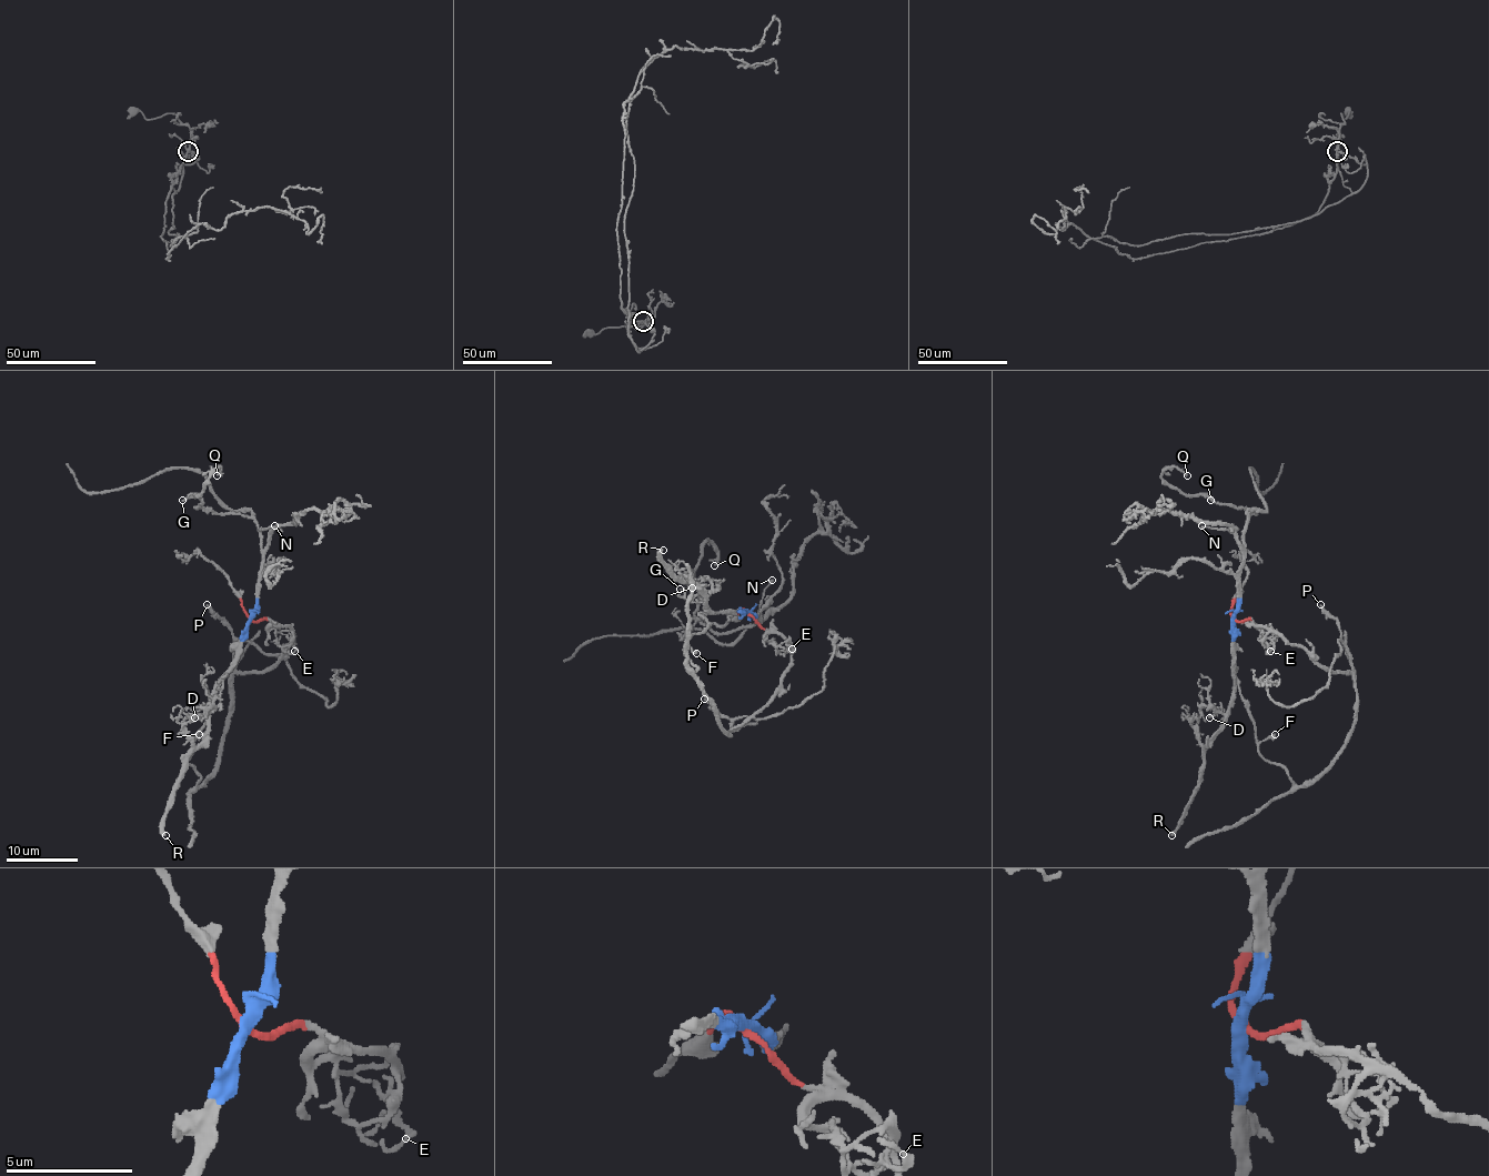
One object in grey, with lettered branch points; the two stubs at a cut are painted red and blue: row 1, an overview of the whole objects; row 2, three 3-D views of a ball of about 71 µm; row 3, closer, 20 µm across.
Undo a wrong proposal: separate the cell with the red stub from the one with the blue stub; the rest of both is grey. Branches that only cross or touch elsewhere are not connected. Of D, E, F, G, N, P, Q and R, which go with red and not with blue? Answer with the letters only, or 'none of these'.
E, F, P

